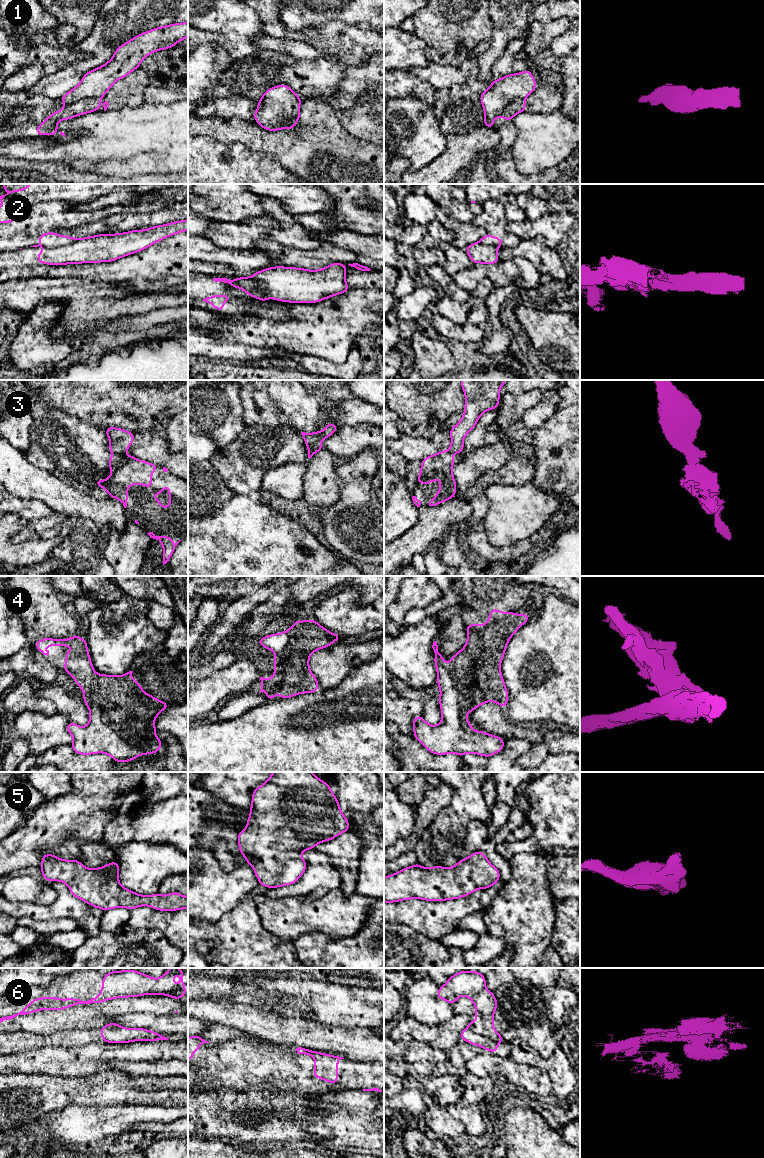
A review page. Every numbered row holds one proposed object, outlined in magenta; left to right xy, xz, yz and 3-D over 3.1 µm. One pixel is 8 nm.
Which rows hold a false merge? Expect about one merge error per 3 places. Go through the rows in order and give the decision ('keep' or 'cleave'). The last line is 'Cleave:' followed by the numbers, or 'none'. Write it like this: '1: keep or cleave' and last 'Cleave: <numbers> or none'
1: cleave
2: cleave
3: cleave
4: keep
5: keep
6: cleave
Cleave: 1, 2, 3, 6

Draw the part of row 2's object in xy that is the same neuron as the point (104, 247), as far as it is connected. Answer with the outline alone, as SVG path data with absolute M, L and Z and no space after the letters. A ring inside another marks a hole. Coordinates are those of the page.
M188 219L153 226L144 230L132 230L125 233L116 234L99 234L76 239L69 245L55 247L52 249L43 249L40 253L38 253L36 259L39 264L44 263L55 266L66 264L111 262L127 255L135 254L164 238L184 231L188 231Z

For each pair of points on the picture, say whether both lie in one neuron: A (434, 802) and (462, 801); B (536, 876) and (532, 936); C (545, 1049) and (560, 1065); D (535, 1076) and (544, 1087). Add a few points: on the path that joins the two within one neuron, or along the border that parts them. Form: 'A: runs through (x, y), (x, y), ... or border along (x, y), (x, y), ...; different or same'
A: border along (443, 782), (452, 788), (453, 795), (434, 818); different
B: runs through (532, 891), (532, 921); same
C: border along (559, 1045), (546, 1057), (543, 1057), (533, 1047); different
D: runs through (536, 1079), (541, 1084); same

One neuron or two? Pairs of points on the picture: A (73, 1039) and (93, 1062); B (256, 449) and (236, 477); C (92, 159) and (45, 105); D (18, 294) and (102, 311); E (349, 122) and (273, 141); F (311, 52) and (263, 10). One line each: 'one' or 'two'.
A: two
B: one
C: two
D: one
E: two
F: two

